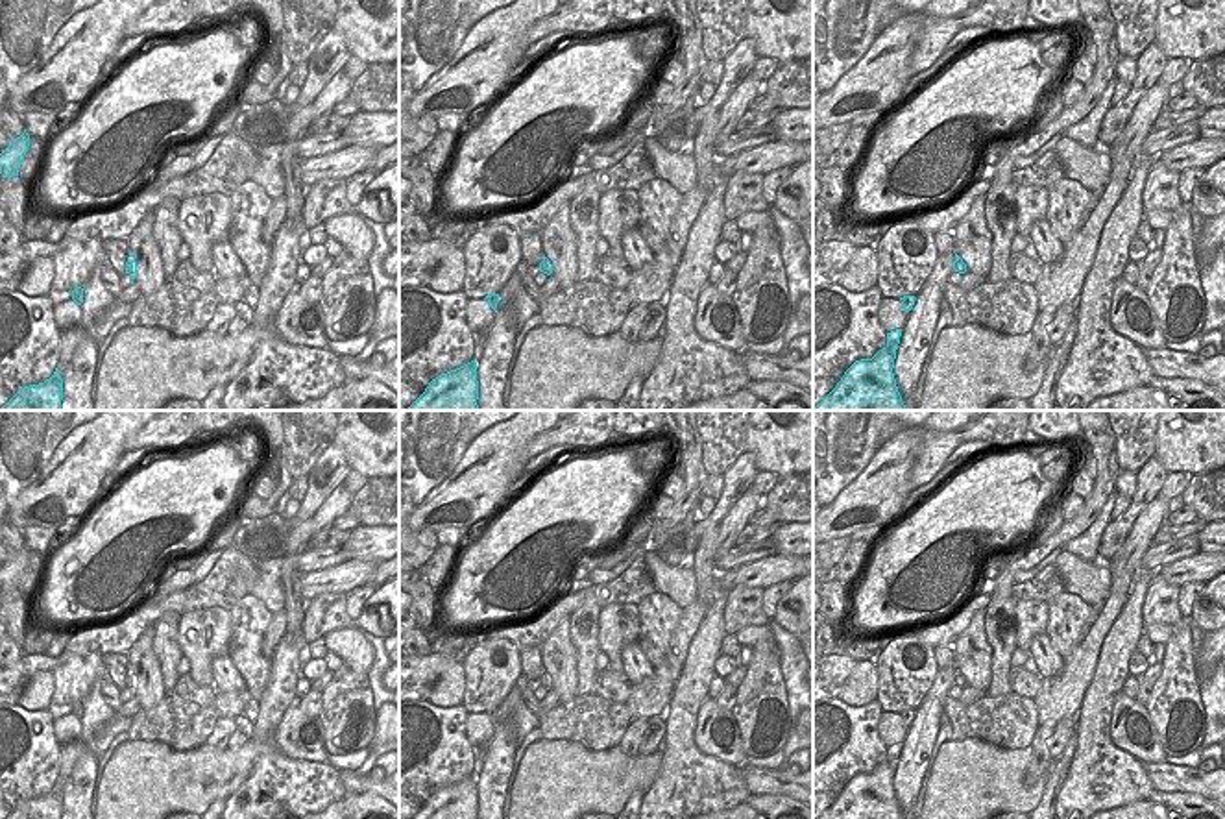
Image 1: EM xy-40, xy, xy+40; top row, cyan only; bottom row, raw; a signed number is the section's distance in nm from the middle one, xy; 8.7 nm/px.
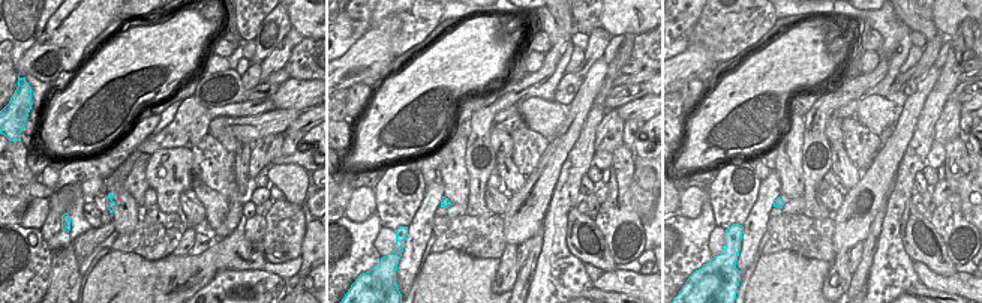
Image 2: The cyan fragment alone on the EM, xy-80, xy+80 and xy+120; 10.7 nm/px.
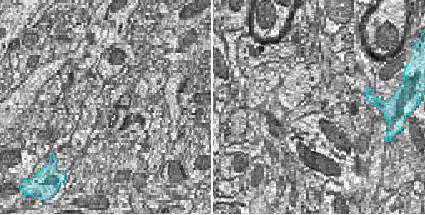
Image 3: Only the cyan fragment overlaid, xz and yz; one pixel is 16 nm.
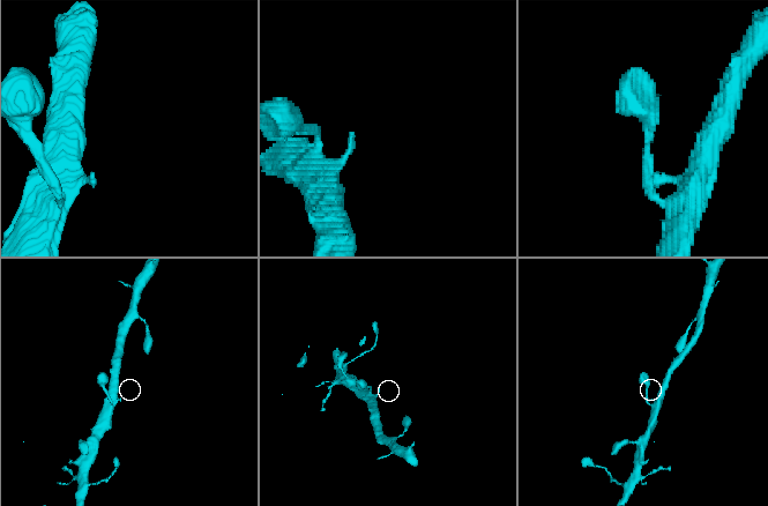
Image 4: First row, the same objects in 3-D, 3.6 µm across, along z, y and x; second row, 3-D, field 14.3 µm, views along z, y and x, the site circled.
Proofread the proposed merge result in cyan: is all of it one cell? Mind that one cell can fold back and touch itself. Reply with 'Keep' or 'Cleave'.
Keep

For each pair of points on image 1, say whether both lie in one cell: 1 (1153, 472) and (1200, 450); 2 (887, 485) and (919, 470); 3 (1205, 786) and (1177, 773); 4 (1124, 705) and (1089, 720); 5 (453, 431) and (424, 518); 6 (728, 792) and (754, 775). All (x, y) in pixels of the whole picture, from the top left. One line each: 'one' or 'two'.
1: two
2: two
3: one
4: two
5: two
6: two

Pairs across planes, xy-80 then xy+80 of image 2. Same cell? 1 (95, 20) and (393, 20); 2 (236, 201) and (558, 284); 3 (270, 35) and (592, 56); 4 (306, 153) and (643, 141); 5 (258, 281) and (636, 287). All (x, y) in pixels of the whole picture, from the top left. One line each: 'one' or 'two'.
1: one
2: one
3: one
4: one
5: two

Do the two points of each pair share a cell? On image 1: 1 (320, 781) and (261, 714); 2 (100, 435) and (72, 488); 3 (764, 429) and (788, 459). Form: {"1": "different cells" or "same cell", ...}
{"1": "same cell", "2": "same cell", "3": "same cell"}

